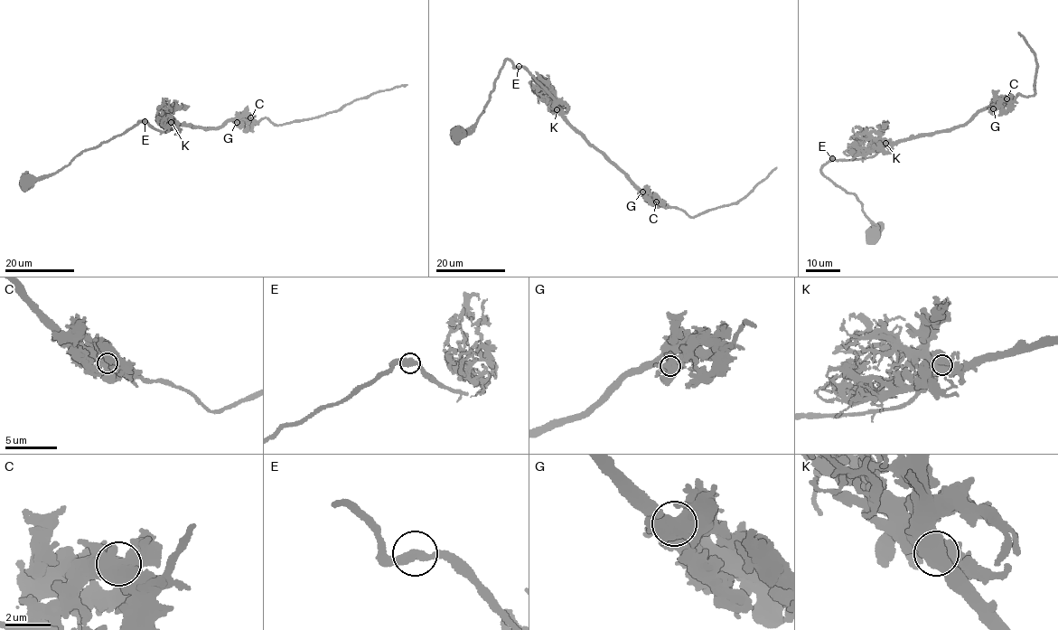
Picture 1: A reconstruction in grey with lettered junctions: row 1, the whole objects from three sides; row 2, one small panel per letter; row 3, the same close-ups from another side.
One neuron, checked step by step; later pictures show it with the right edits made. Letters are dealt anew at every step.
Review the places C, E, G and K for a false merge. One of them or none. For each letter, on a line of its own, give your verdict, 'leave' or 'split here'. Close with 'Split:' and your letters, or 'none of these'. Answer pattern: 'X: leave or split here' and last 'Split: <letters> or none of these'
C: leave
E: leave
G: leave
K: leave
Split: none of these

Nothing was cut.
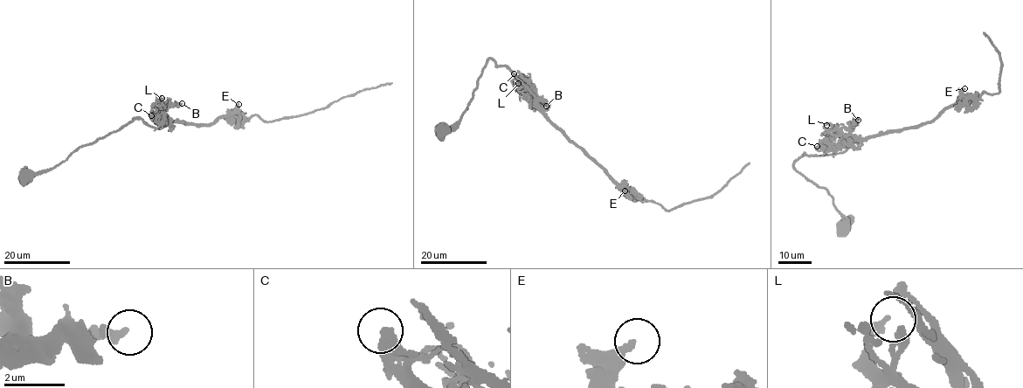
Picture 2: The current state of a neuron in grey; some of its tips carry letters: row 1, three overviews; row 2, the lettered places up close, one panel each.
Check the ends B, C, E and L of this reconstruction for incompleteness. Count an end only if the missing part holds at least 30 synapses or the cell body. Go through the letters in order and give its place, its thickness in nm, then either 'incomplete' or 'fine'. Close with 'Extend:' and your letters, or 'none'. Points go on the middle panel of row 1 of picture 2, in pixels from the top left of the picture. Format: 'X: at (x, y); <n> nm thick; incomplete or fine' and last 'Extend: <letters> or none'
B: at (546, 106); 180 nm thick; fine
C: at (514, 73); 280 nm thick; fine
E: at (625, 190); 360 nm thick; fine
L: at (518, 83); 240 nm thick; fine
Extend: none

